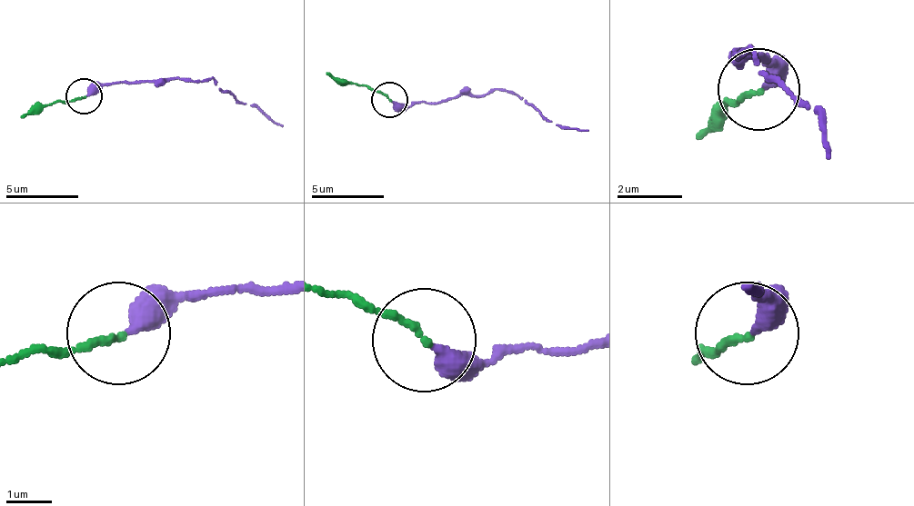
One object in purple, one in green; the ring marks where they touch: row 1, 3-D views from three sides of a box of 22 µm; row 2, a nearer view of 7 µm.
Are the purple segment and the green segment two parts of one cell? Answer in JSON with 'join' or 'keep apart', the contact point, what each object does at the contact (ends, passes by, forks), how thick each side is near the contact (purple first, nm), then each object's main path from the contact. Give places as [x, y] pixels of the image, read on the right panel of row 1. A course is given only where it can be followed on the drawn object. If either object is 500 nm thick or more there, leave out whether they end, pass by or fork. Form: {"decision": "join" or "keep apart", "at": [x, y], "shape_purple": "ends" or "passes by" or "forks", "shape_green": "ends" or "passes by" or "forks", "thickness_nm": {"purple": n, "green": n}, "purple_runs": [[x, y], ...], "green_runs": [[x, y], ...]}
{"decision": "join", "at": [758, 89], "shape_purple": "ends", "shape_green": "ends", "thickness_nm": {"purple": 400, "green": 150}, "purple_runs": [[760, 87], [777, 71], [744, 54], [736, 54], [818, 112], [826, 161]], "green_runs": [[760, 87], [719, 112], [695, 136]]}

